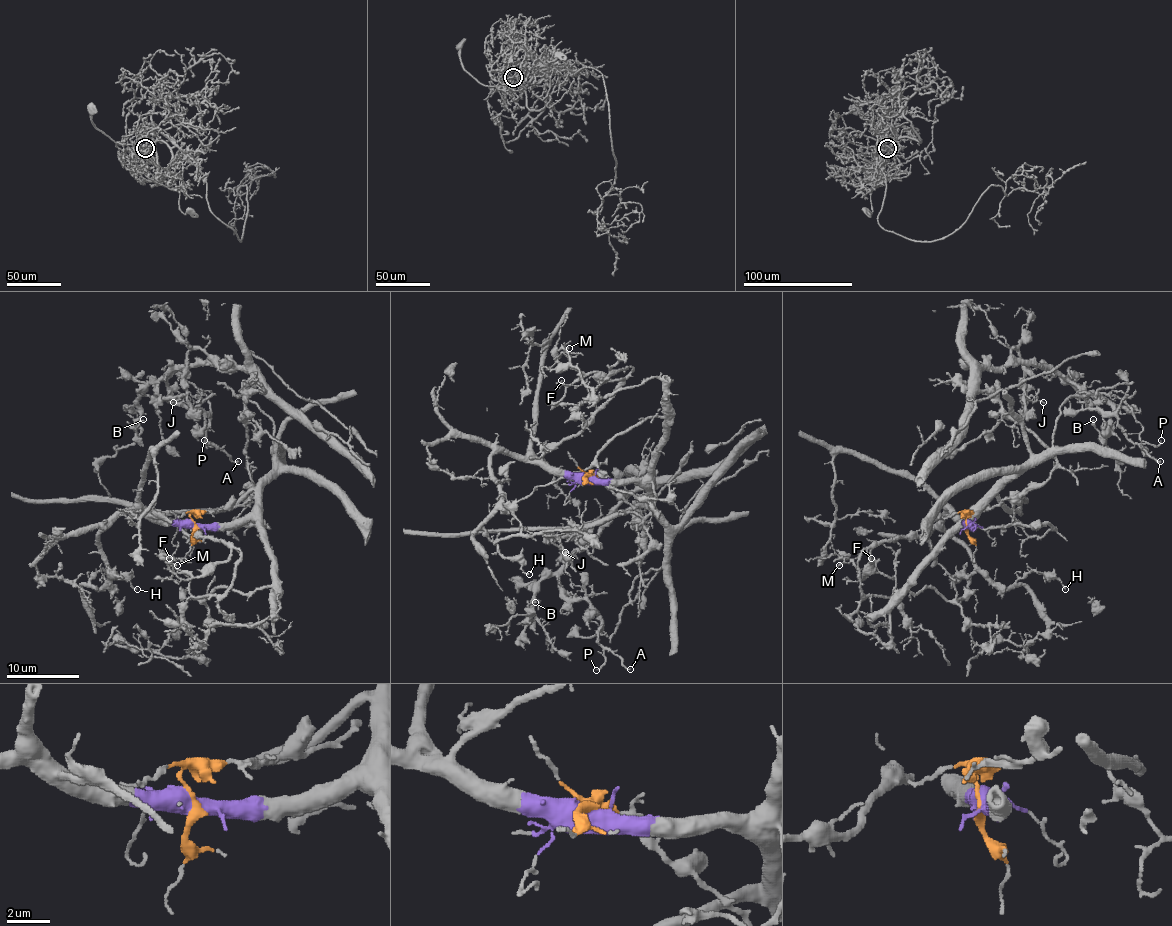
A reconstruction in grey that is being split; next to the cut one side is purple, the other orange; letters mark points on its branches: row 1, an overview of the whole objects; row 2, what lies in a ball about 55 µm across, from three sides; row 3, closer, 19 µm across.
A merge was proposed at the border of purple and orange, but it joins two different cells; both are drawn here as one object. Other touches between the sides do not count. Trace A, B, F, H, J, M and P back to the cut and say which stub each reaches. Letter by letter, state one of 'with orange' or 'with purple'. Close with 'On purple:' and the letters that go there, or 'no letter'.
A: with orange
B: with orange
F: with purple
H: with purple
J: with orange
M: with purple
P: with orange
On purple: F, H, M

